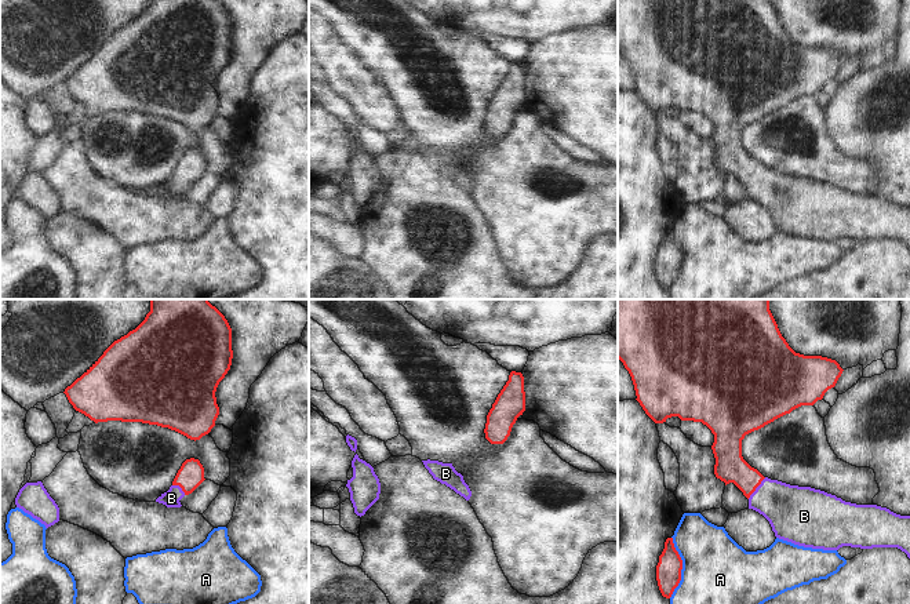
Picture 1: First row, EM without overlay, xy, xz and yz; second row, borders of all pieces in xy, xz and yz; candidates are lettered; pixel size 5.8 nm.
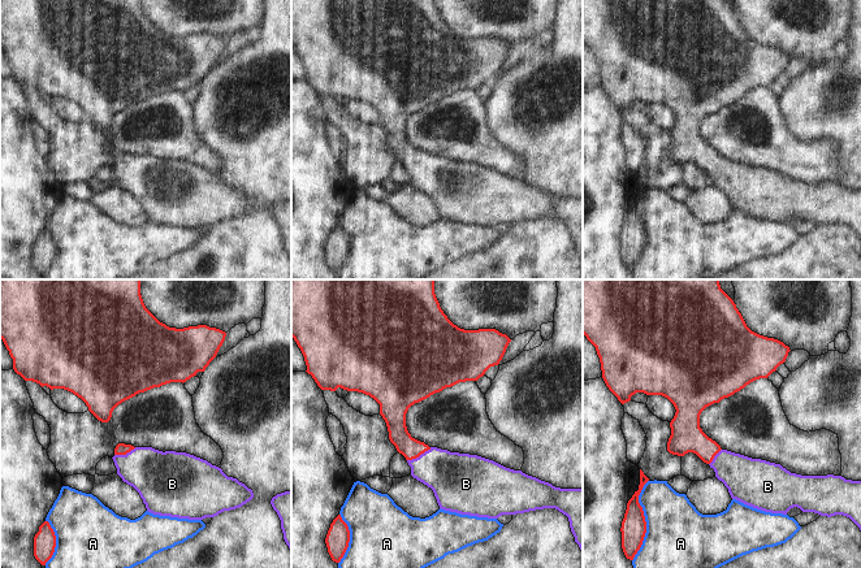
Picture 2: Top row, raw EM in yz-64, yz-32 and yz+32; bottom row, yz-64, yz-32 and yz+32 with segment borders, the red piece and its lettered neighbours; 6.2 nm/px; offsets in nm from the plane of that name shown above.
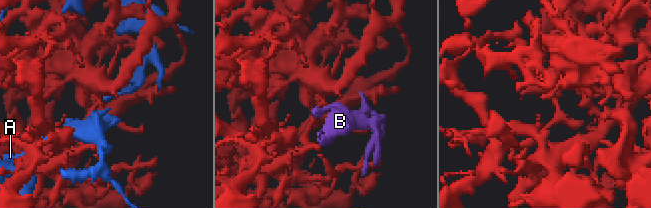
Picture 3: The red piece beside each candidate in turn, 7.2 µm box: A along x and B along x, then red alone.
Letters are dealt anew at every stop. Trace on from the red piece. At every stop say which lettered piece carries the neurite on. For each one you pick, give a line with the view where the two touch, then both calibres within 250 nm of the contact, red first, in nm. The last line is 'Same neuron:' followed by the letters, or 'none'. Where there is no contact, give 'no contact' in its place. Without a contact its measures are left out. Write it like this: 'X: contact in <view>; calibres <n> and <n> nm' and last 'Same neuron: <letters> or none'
B: contact in yz; calibres 180 and 300 nm
Same neuron: B

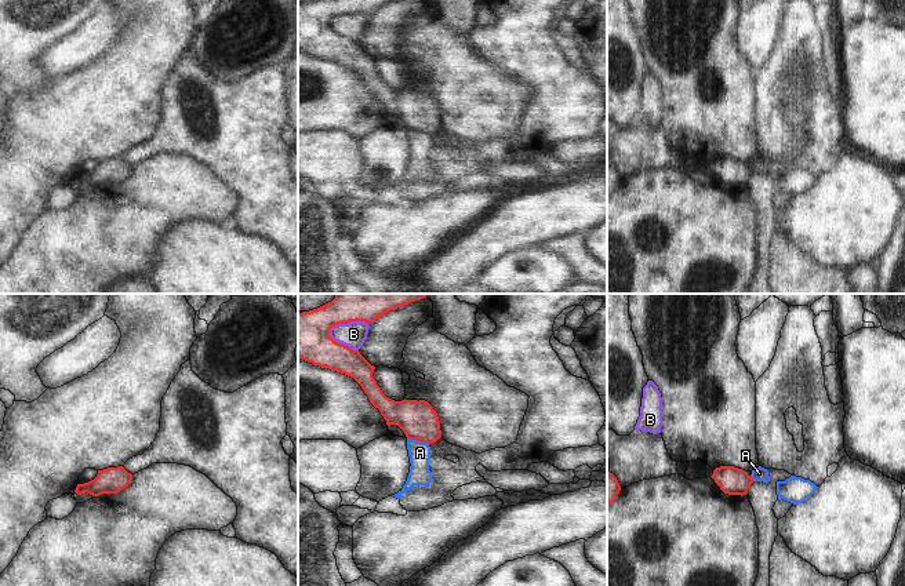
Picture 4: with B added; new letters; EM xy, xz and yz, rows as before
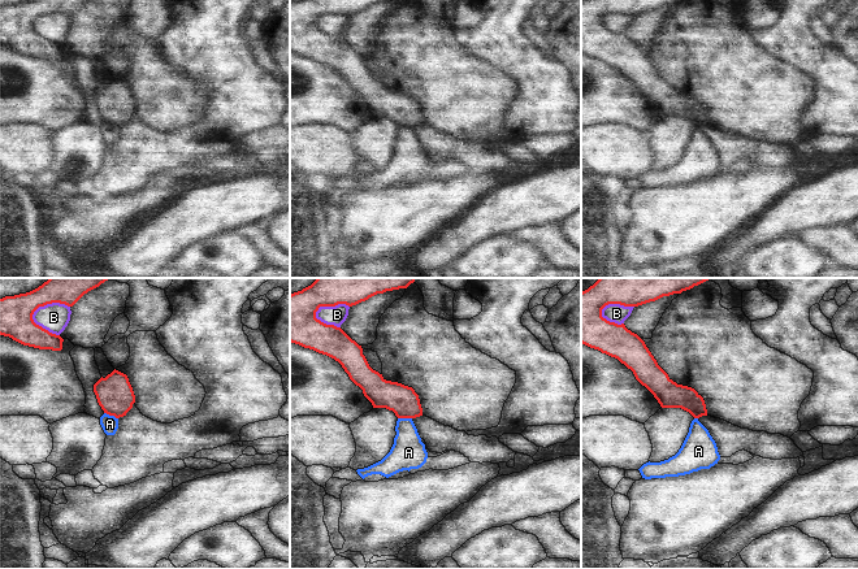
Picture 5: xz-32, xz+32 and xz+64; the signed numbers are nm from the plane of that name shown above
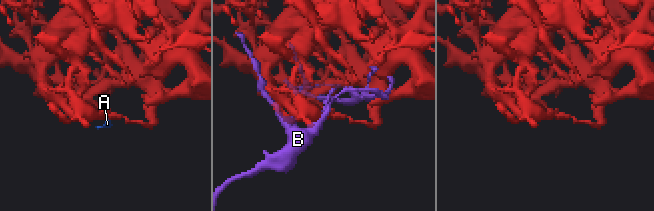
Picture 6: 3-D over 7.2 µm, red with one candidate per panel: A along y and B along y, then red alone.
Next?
Same neuron: none

